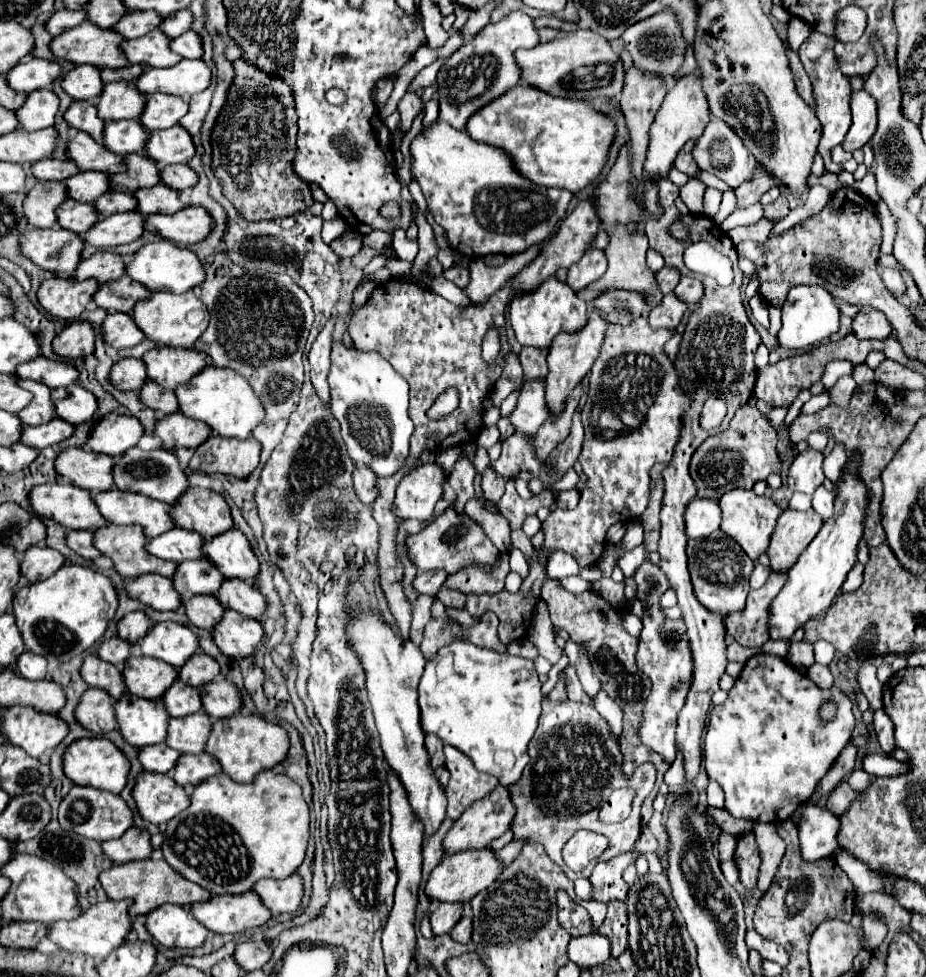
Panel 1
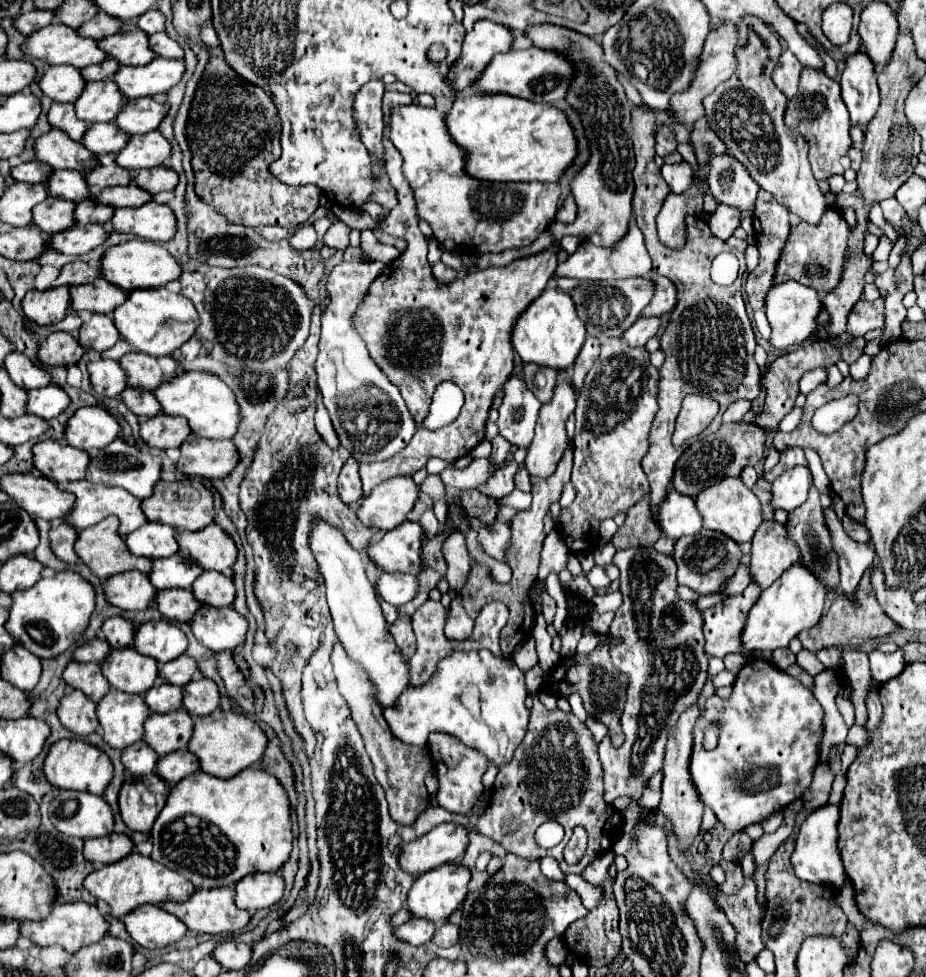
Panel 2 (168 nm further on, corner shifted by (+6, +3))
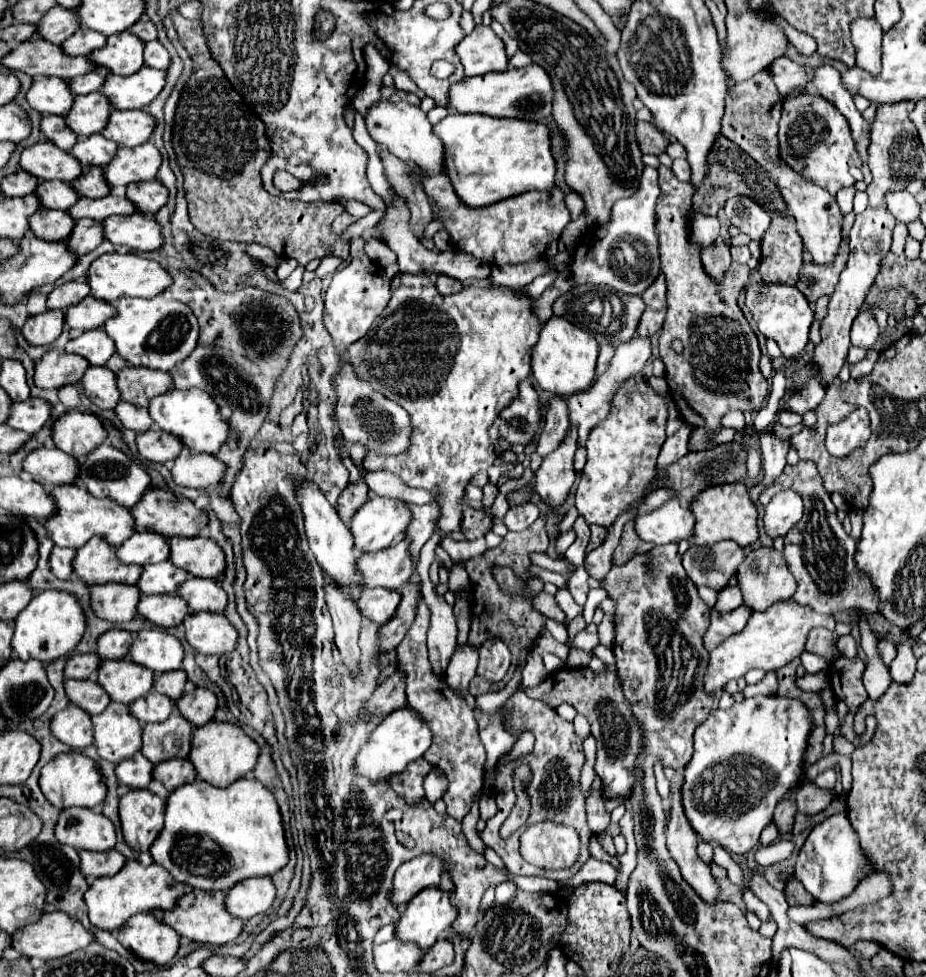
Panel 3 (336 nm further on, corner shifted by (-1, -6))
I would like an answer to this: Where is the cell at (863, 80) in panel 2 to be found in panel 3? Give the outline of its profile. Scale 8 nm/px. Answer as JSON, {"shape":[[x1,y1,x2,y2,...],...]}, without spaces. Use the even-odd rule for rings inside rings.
{"shape":[[856,18,852,22,852,44,856,48,856,66,878,76,882,54,882,28,878,22,874,18]]}

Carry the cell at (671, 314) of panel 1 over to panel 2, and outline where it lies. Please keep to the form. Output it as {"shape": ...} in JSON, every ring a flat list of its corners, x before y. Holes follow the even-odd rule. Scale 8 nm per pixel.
{"shape":[[639,317,625,333,623,339,631,345,631,347,641,347,645,345,657,331,659,331,661,319,659,317]]}

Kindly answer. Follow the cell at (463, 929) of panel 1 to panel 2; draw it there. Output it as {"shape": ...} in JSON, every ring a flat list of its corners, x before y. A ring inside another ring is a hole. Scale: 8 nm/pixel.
{"shape":[[447,921,441,927,437,927,435,937,433,937,433,943,437,947,451,947,451,945,457,943,457,939,459,939,459,927,453,925,451,921]]}

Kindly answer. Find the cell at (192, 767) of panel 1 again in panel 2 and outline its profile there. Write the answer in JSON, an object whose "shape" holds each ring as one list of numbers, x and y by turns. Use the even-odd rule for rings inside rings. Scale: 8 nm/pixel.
{"shape":[[179,749,179,751,169,753,167,757,161,757,157,761,159,777,169,781,171,785,179,783,183,777,189,777,191,773,197,773,199,769,201,769,199,759,187,749]]}

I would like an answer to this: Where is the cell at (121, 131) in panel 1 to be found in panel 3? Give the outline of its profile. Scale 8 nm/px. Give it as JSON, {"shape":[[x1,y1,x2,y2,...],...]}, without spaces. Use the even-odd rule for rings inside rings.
{"shape":[[92,134,88,138,80,138,70,154,82,164,82,162,100,162,100,164,82,164,82,166,106,166,106,162,110,162,110,158,116,154,116,144,106,140,102,134]]}

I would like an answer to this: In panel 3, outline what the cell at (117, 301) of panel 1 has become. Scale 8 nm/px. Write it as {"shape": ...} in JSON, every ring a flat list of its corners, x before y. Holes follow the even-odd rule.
{"shape":[[86,296,76,306,70,306,64,314,64,322,72,330,92,330,100,328,106,318,114,314,114,308,94,296]]}

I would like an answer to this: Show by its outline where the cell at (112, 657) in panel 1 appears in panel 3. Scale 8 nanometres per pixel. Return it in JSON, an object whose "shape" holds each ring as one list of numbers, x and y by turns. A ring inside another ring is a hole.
{"shape":[[72,654,64,666,64,678,92,678,98,664,100,658,96,654]]}

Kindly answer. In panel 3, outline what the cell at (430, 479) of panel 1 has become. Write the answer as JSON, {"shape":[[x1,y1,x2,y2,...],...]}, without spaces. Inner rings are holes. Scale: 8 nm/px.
{"shape":[[374,496,366,500,352,518,350,532,354,546,362,554,384,550,394,538,402,536,410,522,410,510,404,502]]}

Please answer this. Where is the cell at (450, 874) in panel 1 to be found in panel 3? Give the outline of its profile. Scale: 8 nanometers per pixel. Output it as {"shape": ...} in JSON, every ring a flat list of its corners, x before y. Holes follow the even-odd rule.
{"shape":[[432,886,432,888,424,888,422,892,418,892,408,904,406,904,406,910,400,914,400,920,396,924,396,938,400,942,414,942,418,944,420,950,428,950,436,940,438,936,442,934,442,930,446,930,452,920,456,918,456,906,450,902,450,892,442,892,440,888]]}

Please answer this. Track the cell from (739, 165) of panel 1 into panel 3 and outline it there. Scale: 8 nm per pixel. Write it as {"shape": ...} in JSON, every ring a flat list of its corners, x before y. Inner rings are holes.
{"shape":[[730,198,724,206,724,212,732,226,736,226,742,234,748,234,750,240,756,242,764,238,764,232,770,226,768,212,750,198]]}

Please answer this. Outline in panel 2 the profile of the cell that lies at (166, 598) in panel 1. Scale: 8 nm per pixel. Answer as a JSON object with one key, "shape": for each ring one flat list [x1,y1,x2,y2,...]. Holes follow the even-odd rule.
{"shape":[[125,571,111,577,105,583,105,595,111,605,127,611,143,611,155,599,157,589,151,585,149,577,139,571]]}

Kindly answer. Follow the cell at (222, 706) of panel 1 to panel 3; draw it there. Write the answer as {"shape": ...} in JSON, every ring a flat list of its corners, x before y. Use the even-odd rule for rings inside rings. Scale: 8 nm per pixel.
{"shape":[[196,686,192,692,186,692,176,700,176,708,192,726,204,726,214,718,218,700,212,690]]}

